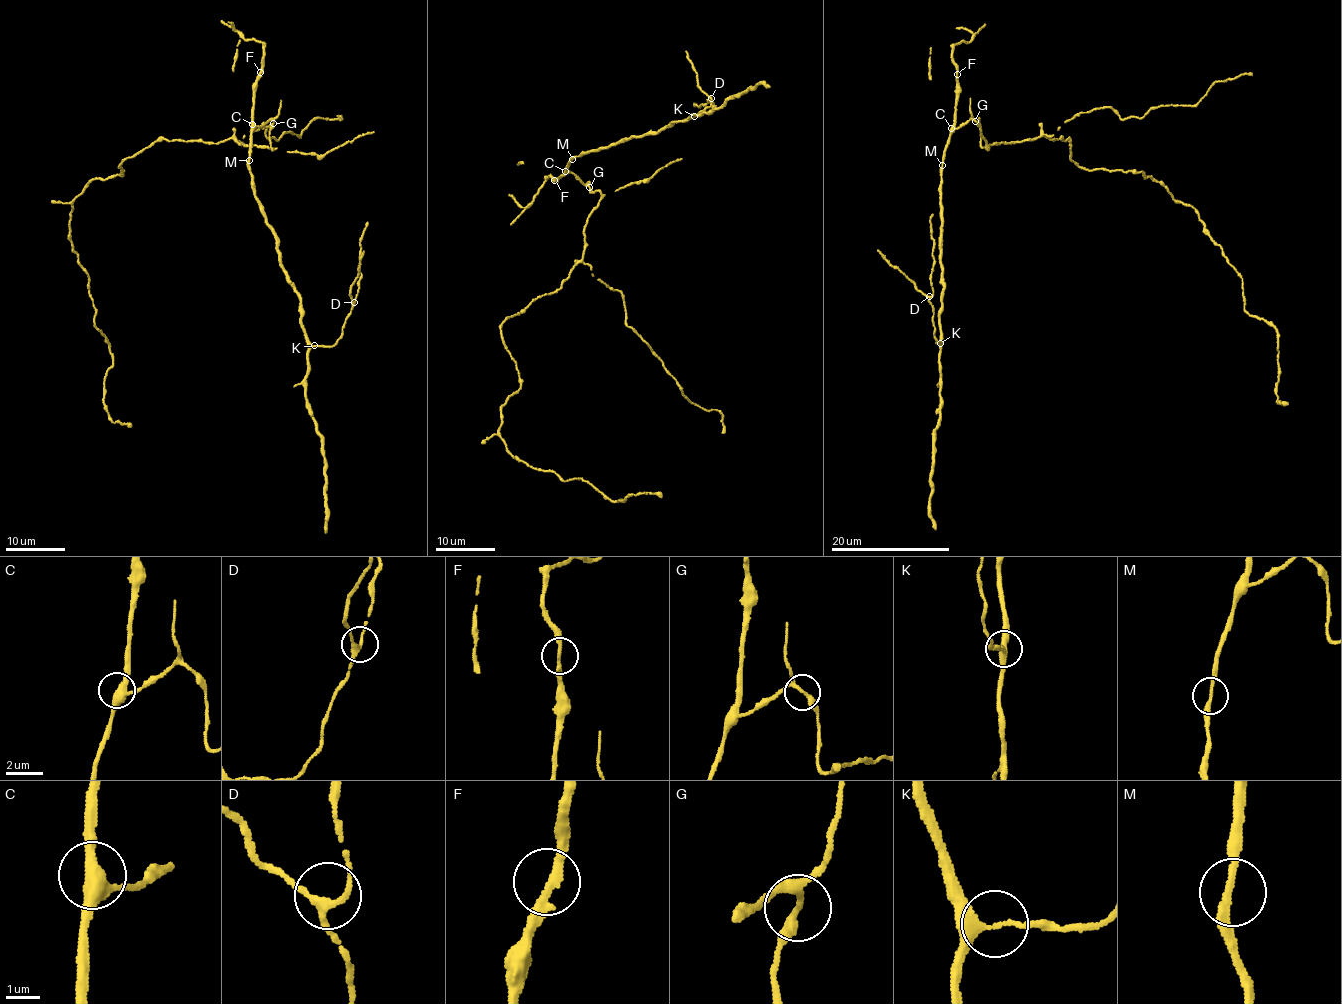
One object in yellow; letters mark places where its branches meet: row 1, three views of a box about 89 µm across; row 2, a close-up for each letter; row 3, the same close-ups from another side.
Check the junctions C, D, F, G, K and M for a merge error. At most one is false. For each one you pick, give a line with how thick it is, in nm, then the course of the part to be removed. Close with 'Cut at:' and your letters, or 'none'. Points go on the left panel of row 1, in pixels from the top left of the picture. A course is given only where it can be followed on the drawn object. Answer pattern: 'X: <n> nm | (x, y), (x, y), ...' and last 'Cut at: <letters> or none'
Cut at: none

